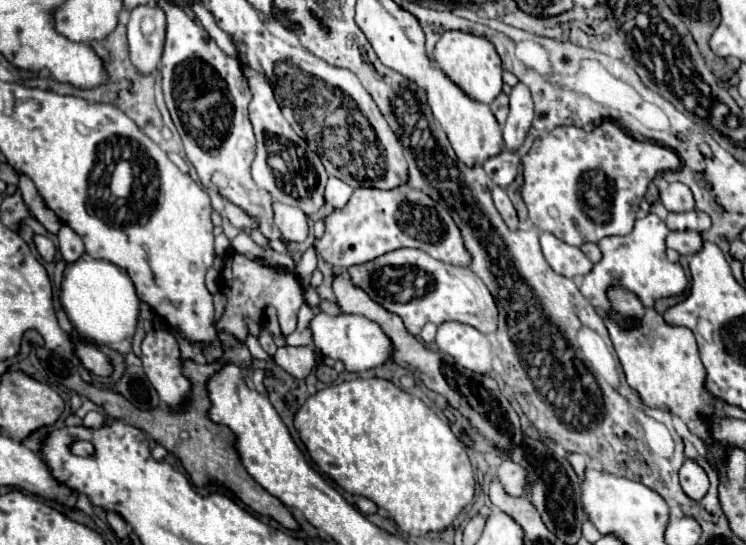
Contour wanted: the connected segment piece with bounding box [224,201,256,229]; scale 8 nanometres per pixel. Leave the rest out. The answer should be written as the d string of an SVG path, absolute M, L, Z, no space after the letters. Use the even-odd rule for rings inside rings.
M226 203L226 209L224 209L228 221L236 227L242 227L242 229L252 229L256 227L256 221L250 217L250 215L244 215L244 211L240 211L240 207L236 207L234 203Z

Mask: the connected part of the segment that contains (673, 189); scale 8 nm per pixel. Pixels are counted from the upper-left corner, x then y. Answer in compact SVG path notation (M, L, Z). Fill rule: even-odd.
M670 183L666 189L660 191L660 199L668 211L692 211L694 209L694 195L690 187L684 183Z

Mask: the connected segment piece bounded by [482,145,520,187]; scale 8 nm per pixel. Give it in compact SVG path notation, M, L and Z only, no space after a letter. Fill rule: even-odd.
M503 145L500 155L488 159L482 167L486 171L486 175L500 187L508 187L516 175L518 175L518 165L520 165L520 157L512 155Z

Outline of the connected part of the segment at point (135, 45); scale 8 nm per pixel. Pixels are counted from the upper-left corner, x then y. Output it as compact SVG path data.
M138 5L130 11L128 27L128 53L130 61L138 73L150 75L158 69L164 35L166 35L166 15L160 7Z

